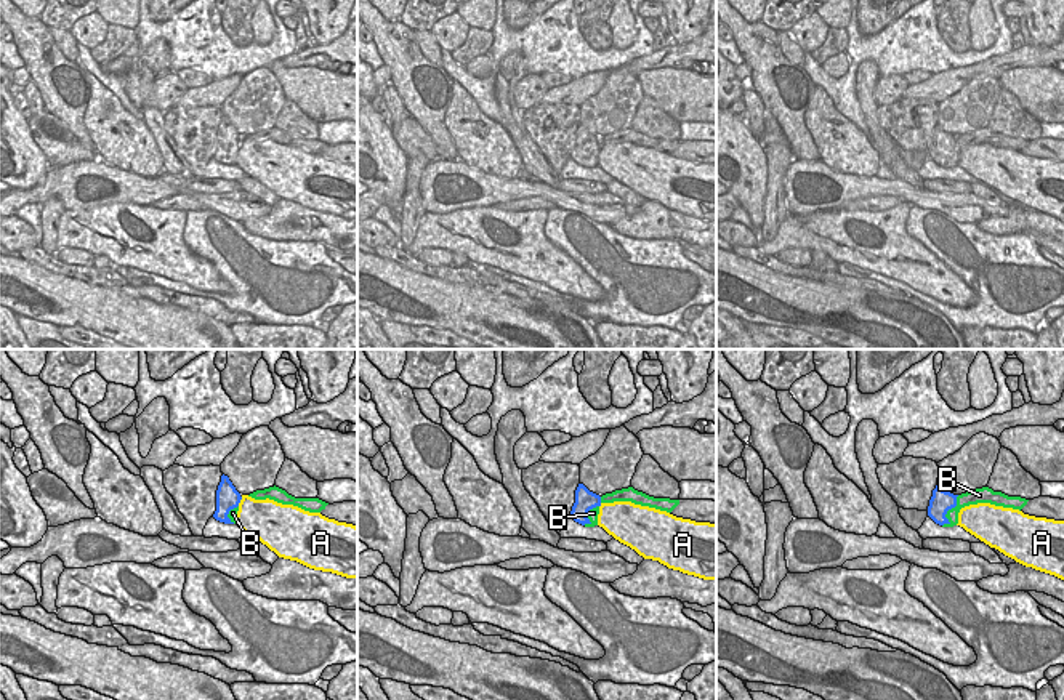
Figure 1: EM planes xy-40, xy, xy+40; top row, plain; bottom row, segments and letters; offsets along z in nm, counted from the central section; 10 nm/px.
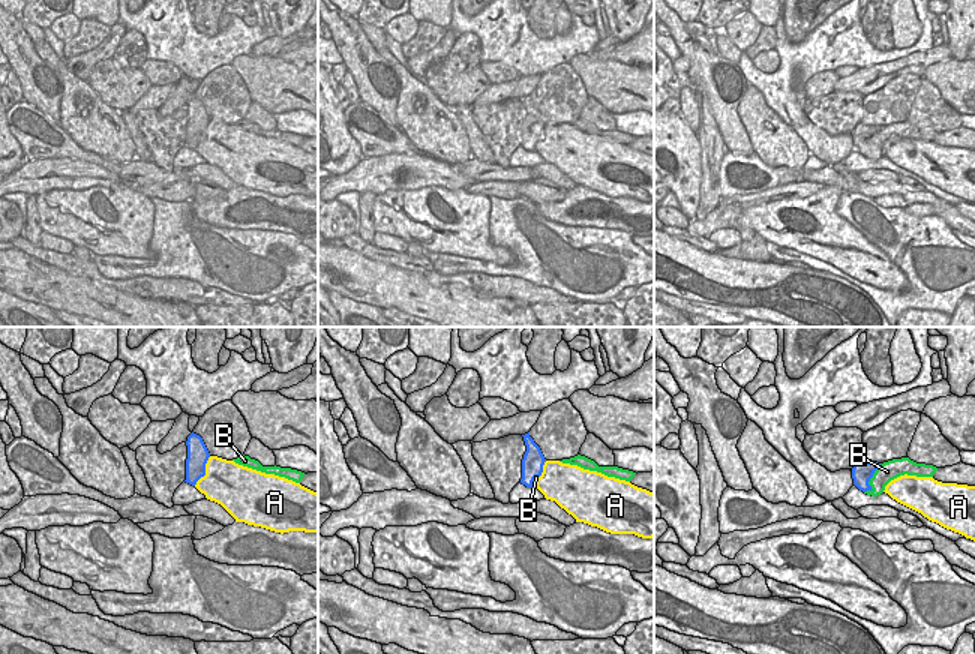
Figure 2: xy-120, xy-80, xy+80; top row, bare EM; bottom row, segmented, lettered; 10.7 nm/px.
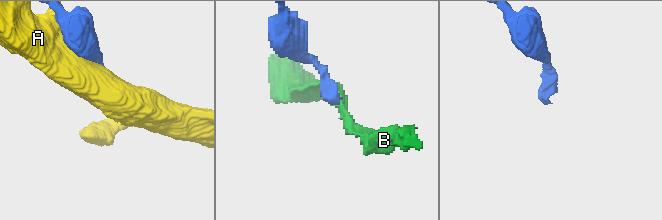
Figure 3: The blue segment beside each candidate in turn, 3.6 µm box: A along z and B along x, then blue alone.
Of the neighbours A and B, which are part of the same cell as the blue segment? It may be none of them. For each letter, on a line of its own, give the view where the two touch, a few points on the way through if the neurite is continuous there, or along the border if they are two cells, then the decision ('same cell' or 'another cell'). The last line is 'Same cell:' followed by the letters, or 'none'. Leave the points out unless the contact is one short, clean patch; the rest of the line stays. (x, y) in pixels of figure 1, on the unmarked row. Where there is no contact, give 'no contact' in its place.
A: meets blue in xy-40; another cell
B: meets blue in xy+40; border along xy+40 (959, 136), (957, 144), (947, 152), (947, 162), (943, 167); another cell
Same cell: none

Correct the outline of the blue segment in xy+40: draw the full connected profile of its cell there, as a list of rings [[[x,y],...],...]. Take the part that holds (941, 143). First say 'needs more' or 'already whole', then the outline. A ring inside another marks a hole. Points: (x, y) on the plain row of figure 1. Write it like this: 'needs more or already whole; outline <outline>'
already whole; outline [[[936,127],[929,141],[928,157],[939,167],[950,165],[945,155],[949,151],[957,147],[957,138],[958,136],[945,133]]]

